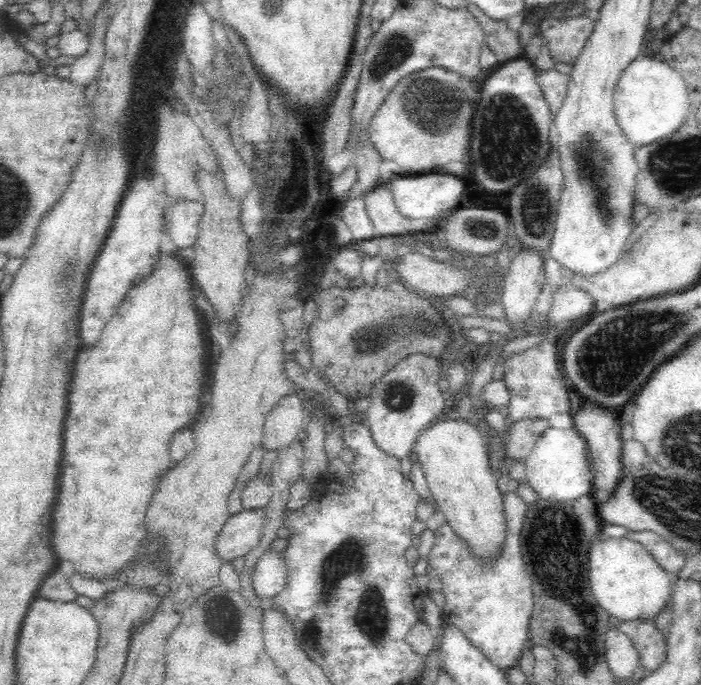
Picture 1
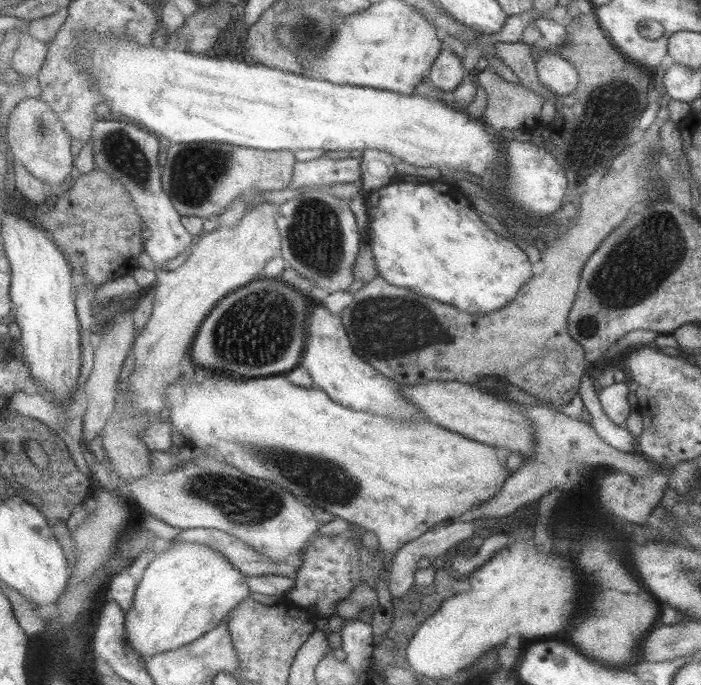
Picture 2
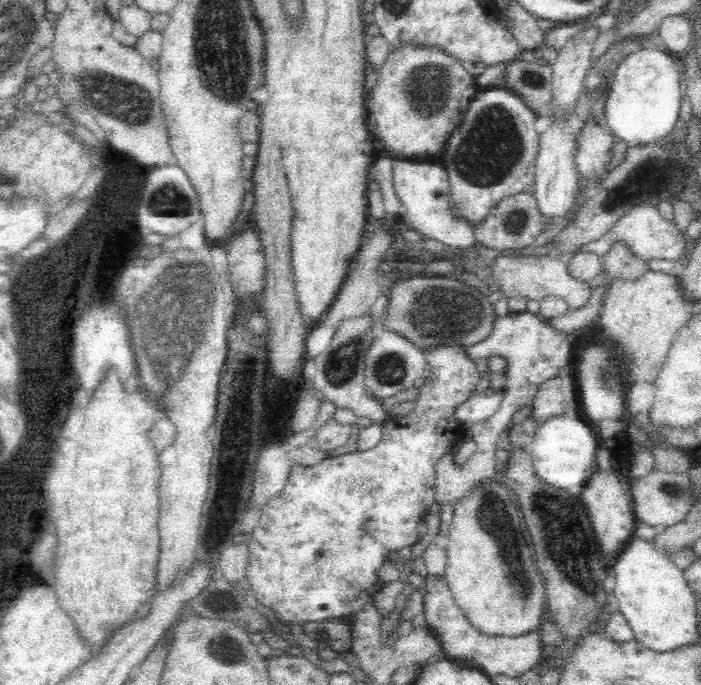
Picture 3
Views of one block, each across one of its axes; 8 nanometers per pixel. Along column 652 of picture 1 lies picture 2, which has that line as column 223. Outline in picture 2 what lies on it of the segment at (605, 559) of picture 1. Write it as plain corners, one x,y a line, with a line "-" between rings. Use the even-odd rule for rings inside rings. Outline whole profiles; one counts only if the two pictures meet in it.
181,542
174,544
172,549
159,552
155,560
144,572
139,583
133,609
128,612
127,631
129,643
146,659
157,654
178,650
196,642
218,628
228,618
238,616
247,605
250,594
249,579
234,563
206,544
196,542

